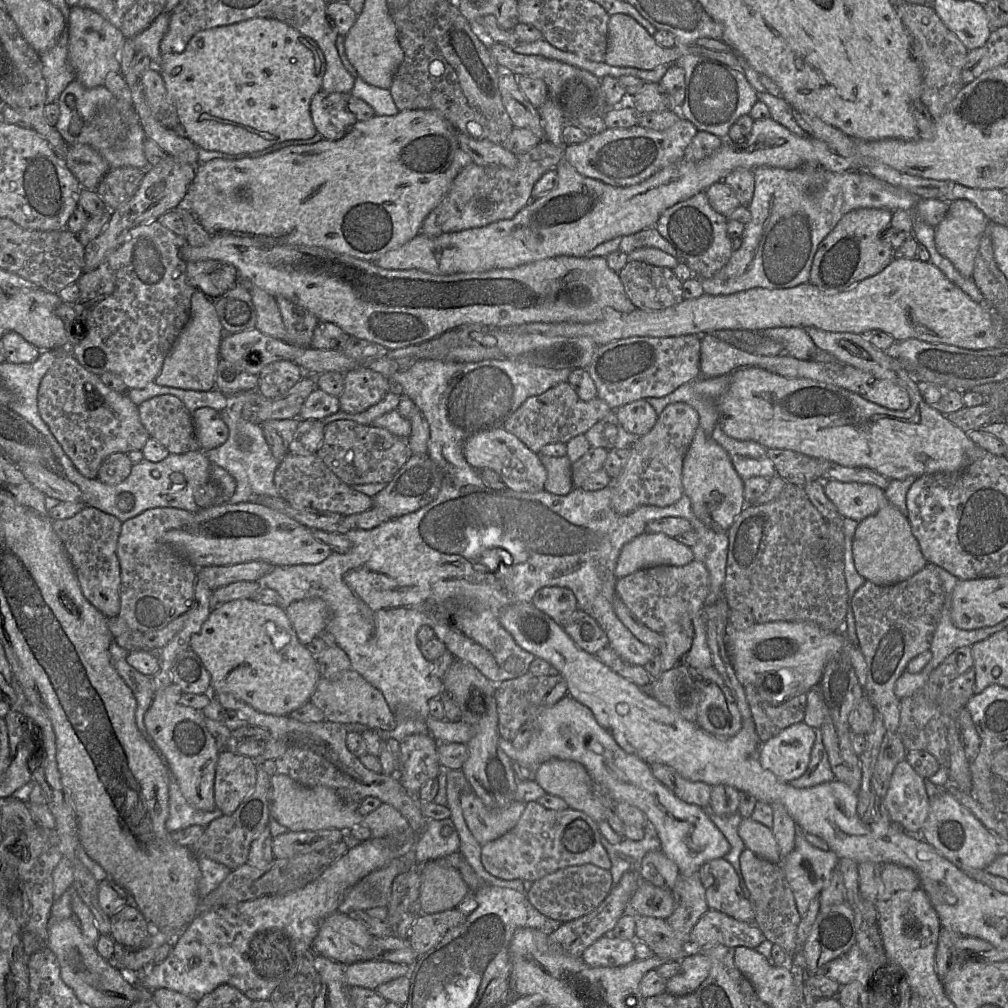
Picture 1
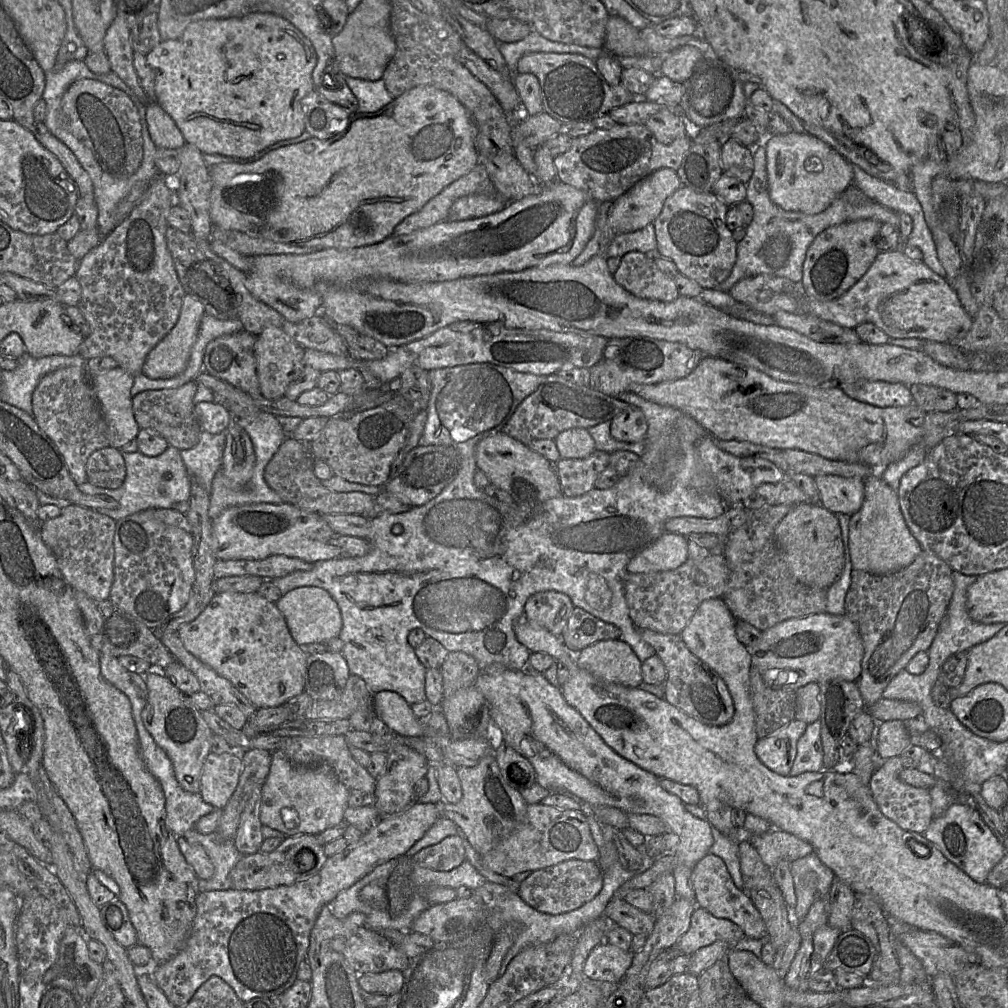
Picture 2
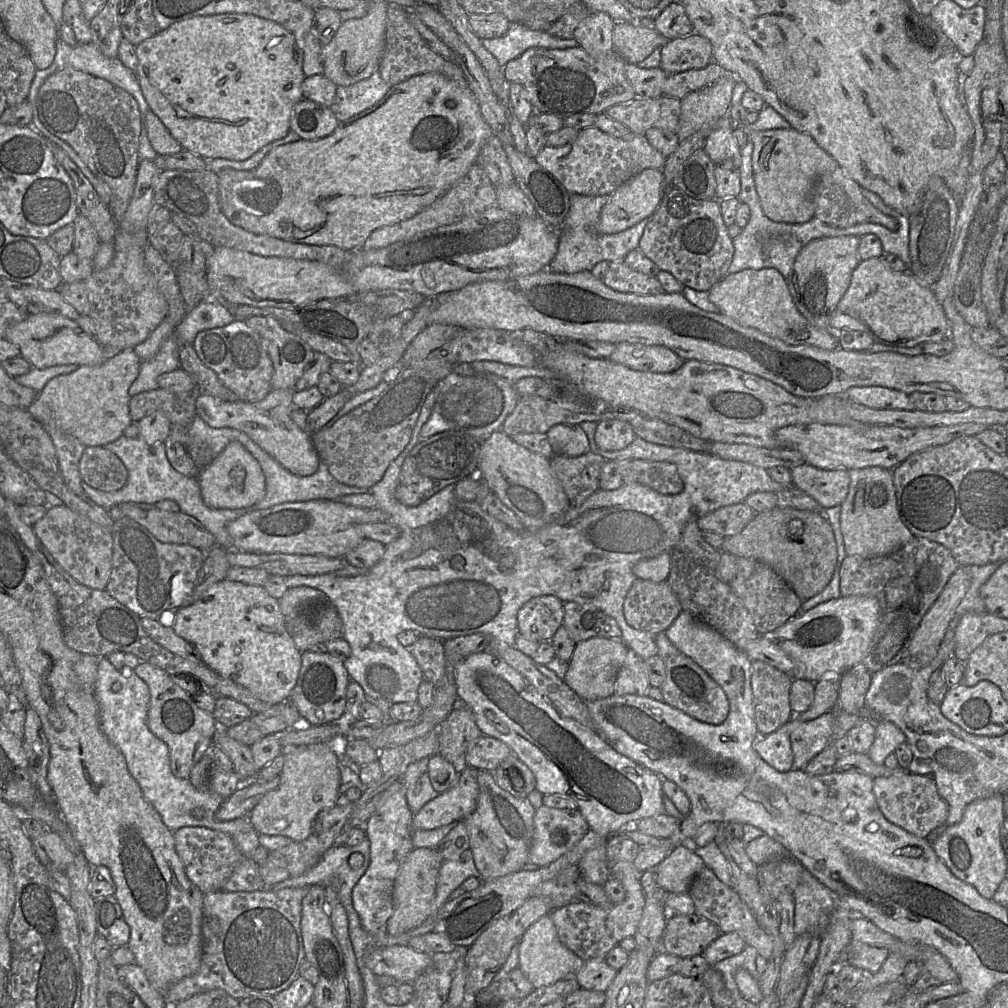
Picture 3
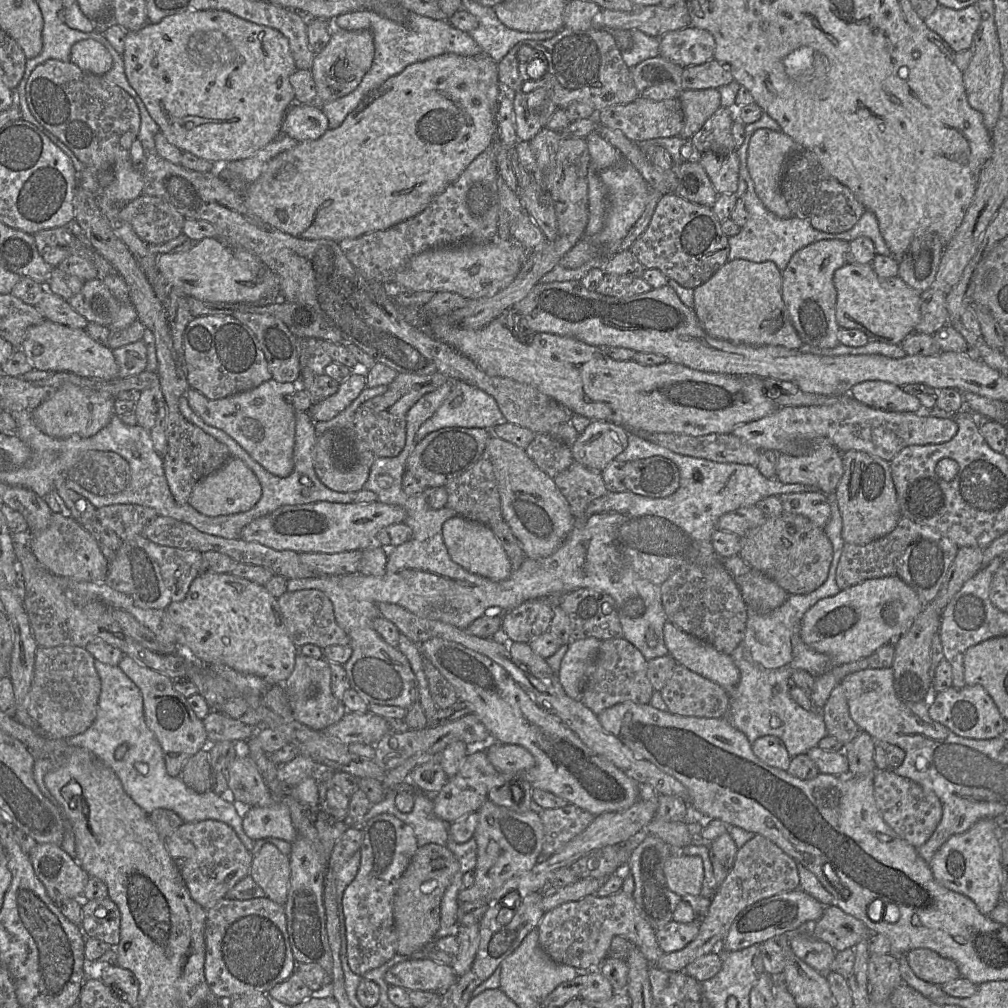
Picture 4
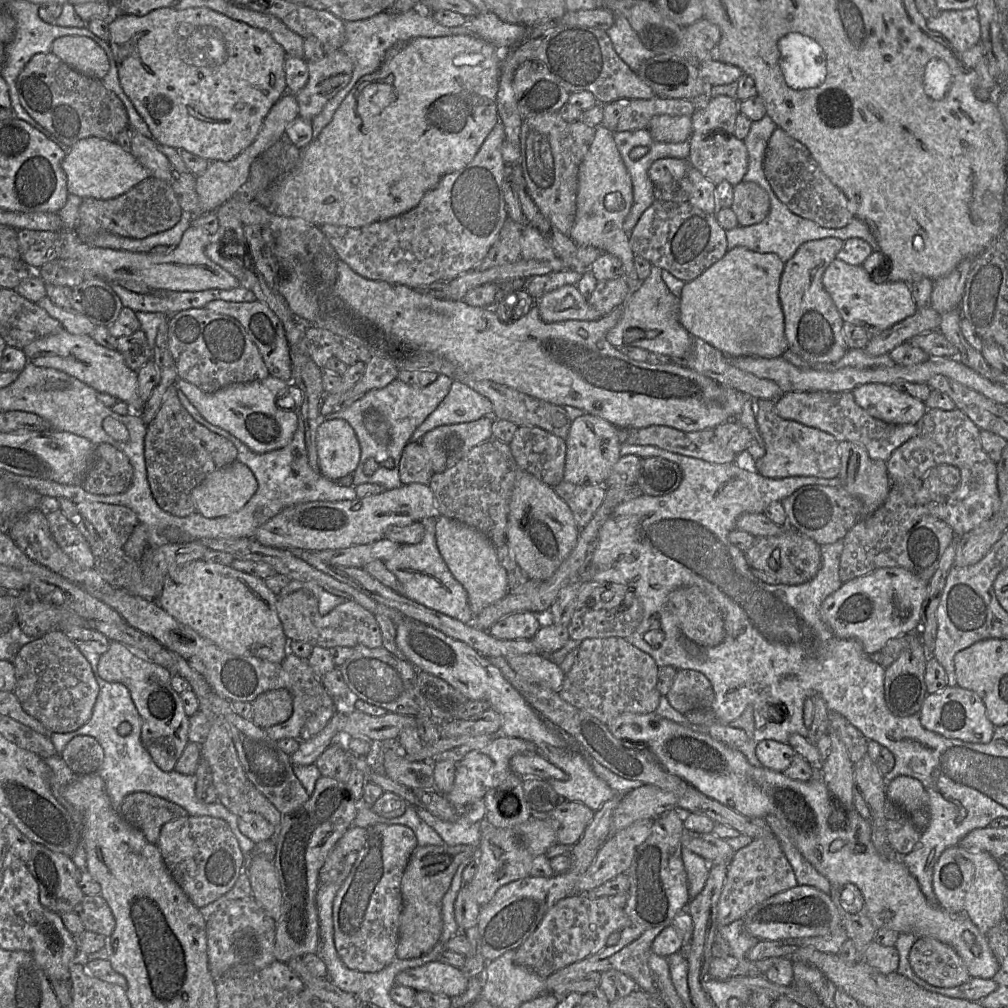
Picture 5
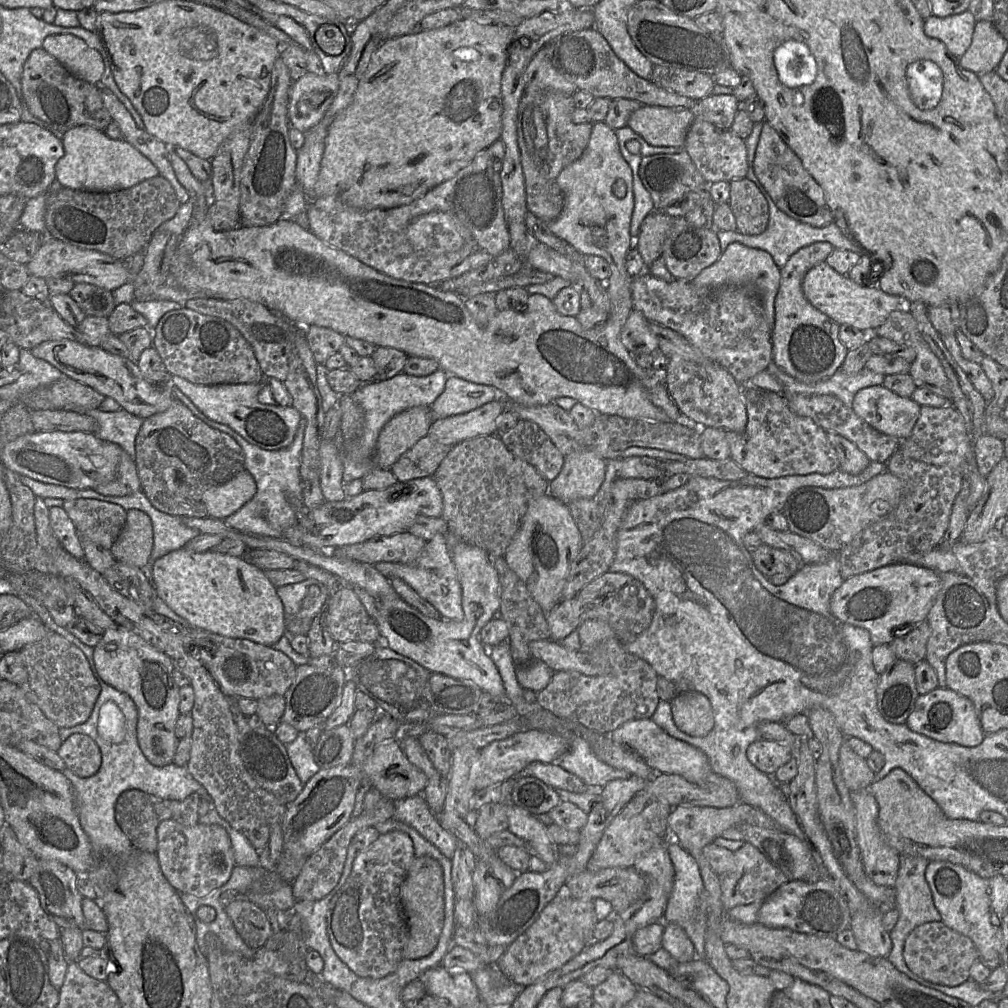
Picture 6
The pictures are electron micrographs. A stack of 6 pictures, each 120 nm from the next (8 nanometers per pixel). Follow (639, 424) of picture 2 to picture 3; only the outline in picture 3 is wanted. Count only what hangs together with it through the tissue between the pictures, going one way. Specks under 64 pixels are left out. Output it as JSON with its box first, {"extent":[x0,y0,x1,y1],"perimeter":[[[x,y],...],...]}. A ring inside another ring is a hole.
{"extent":[595,419,636,451],"perimeter":[[[613,419],[597,423],[595,443],[604,451],[619,451],[629,446],[636,434],[627,422]]]}

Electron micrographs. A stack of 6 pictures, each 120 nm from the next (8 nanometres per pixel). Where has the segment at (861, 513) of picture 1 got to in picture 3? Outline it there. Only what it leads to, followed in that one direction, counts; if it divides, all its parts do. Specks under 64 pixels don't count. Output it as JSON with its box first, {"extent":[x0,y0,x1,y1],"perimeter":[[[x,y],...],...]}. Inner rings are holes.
{"extent":[790,463,848,509],"perimeter":[[[804,463],[790,472],[793,486],[814,498],[822,509],[840,506],[848,494],[848,470],[824,470]]]}

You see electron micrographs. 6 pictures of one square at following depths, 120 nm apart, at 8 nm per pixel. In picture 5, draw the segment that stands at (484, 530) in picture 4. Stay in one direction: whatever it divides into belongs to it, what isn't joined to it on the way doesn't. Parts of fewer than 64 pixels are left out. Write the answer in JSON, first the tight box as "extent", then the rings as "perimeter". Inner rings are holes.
{"extent":[435,515,508,617],"perimeter":[[[443,515],[436,519],[435,528],[440,554],[453,576],[465,588],[470,609],[476,617],[508,591],[507,572],[497,558],[496,548],[479,530]]]}

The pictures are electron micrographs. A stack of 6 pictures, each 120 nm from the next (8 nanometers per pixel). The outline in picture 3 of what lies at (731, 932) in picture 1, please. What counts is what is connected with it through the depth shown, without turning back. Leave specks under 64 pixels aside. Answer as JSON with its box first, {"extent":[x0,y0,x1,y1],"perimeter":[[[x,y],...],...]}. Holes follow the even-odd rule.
{"extent":[662,913,722,958],"perimeter":[[[696,913],[670,915],[662,934],[662,950],[680,958],[702,954],[722,934],[716,924]]]}

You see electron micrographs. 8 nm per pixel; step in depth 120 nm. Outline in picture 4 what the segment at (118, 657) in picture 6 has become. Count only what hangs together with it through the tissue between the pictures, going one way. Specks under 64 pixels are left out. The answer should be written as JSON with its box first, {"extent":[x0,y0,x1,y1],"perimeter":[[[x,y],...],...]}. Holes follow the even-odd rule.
{"extent":[118,655,209,777],"perimeter":[[[124,655],[118,667],[142,694],[145,721],[163,750],[167,773],[172,777],[180,777],[188,759],[209,746],[203,721],[196,717],[187,699],[174,689],[174,682],[168,676],[140,664],[128,655]]]}

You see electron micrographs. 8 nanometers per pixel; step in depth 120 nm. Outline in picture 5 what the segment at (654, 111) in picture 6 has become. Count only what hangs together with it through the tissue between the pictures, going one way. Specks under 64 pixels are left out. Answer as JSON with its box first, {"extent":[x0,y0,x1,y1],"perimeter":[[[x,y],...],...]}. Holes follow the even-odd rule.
{"extent":[646,116,692,143],"perimeter":[[[654,116],[646,129],[652,139],[663,143],[688,141],[692,135],[692,121],[689,116]]]}

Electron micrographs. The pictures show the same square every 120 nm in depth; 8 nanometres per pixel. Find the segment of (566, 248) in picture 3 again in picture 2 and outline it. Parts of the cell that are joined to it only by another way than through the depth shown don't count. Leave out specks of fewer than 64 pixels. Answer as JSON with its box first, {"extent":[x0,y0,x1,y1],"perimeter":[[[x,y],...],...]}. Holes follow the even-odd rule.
{"extent":[598,224,656,258],"perimeter":[[[649,224],[634,232],[622,233],[614,237],[598,255],[604,255],[607,258],[621,258],[629,252],[642,252],[649,257],[654,256],[656,250],[655,229],[652,224]]]}

